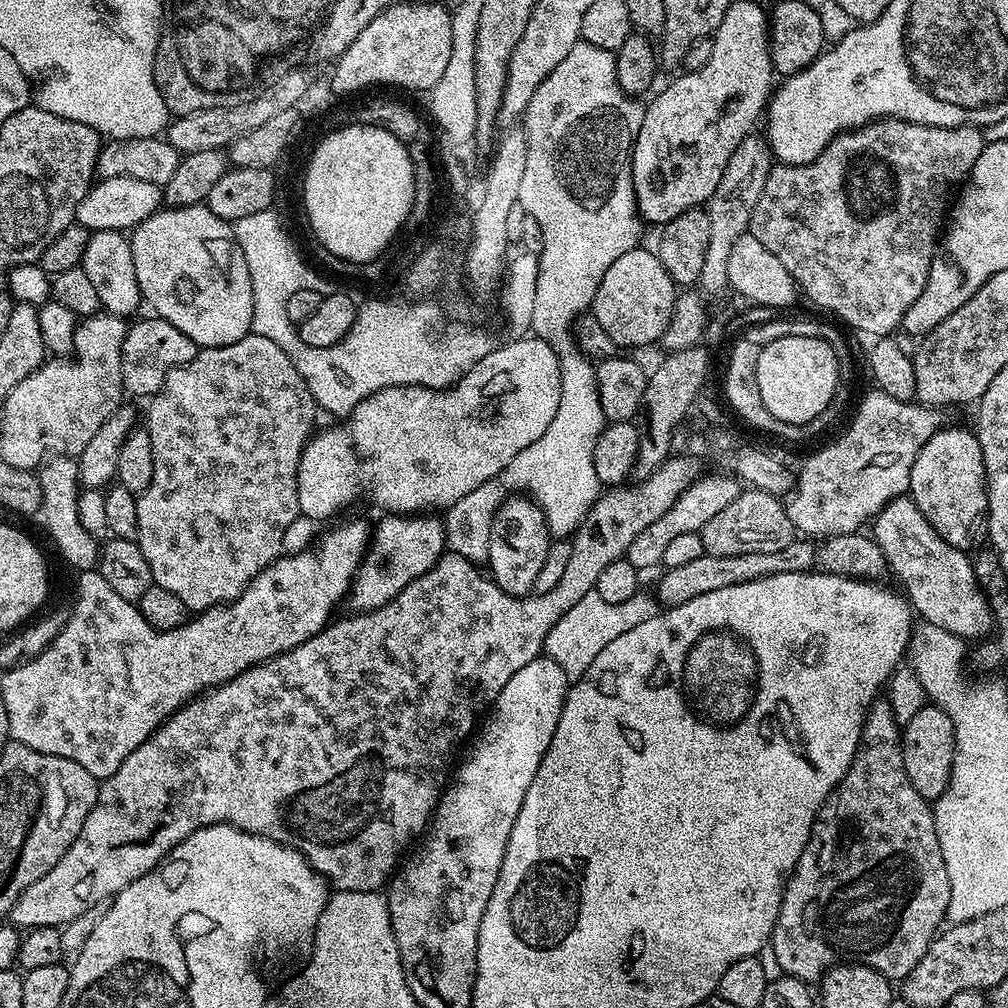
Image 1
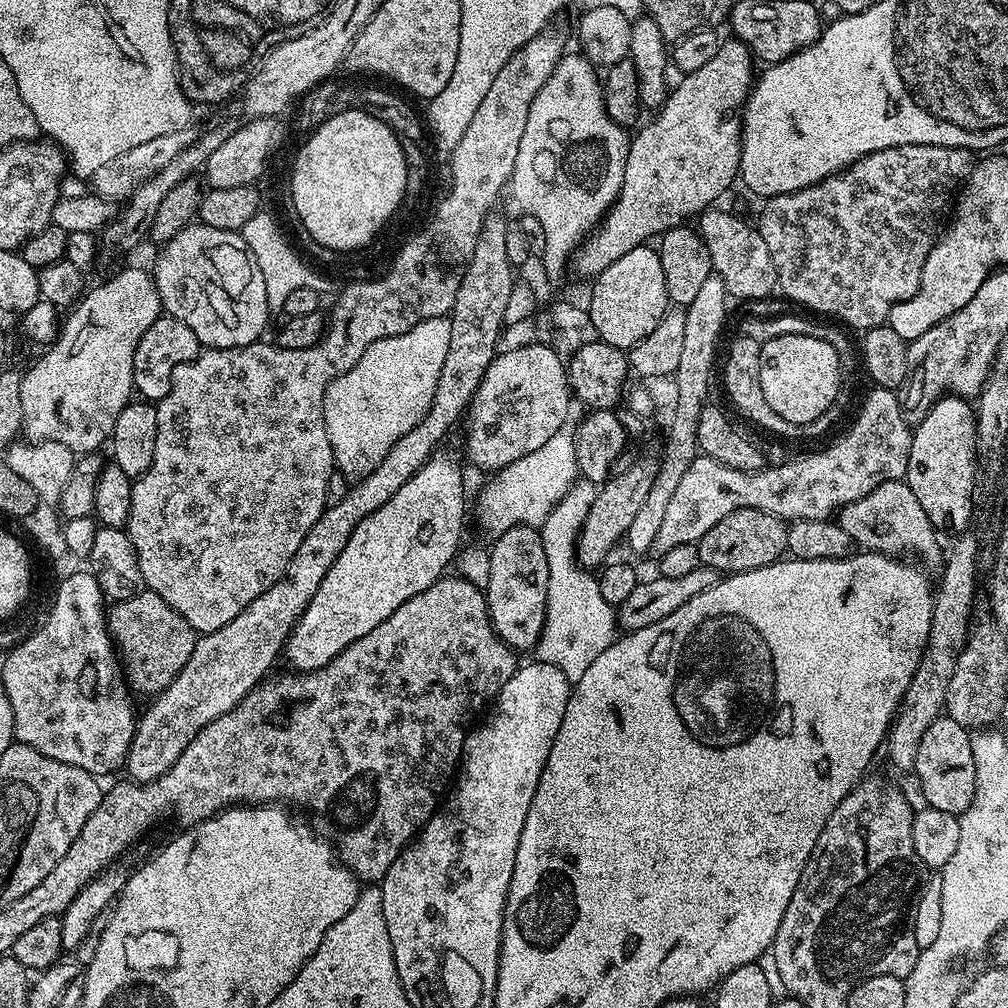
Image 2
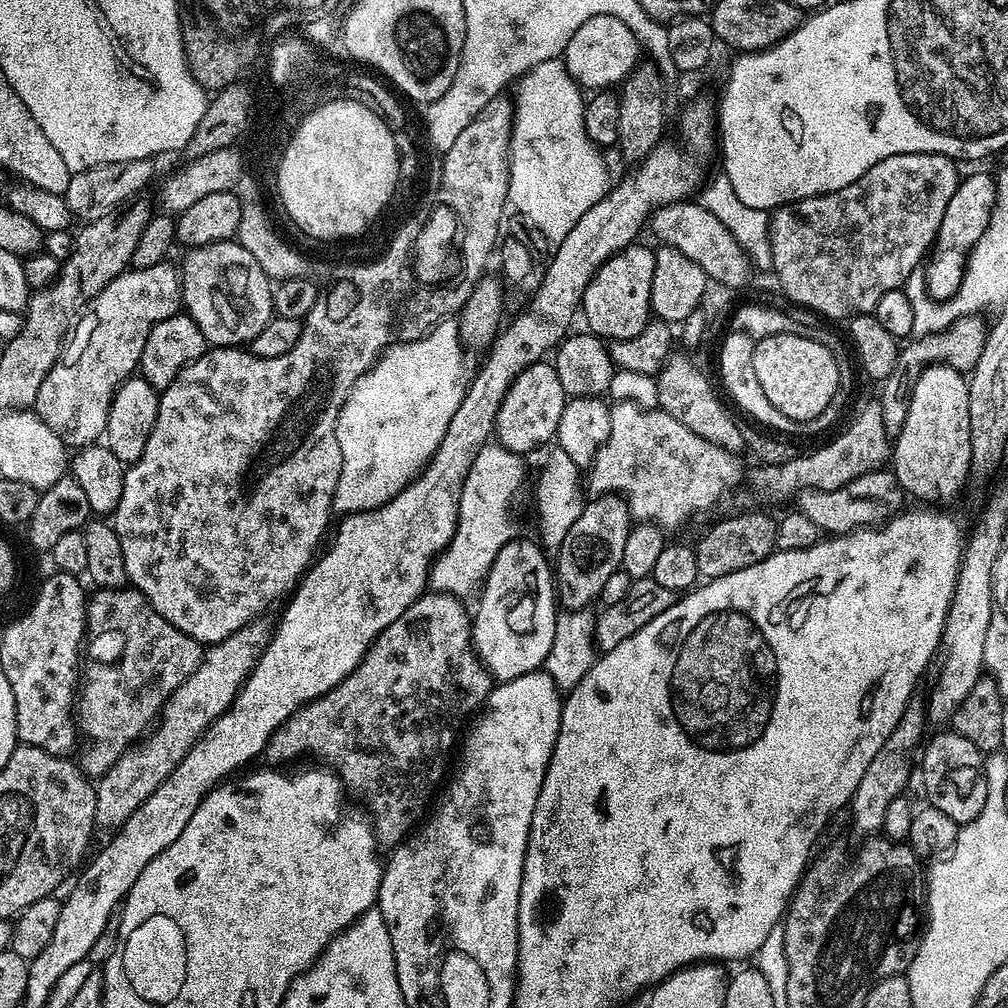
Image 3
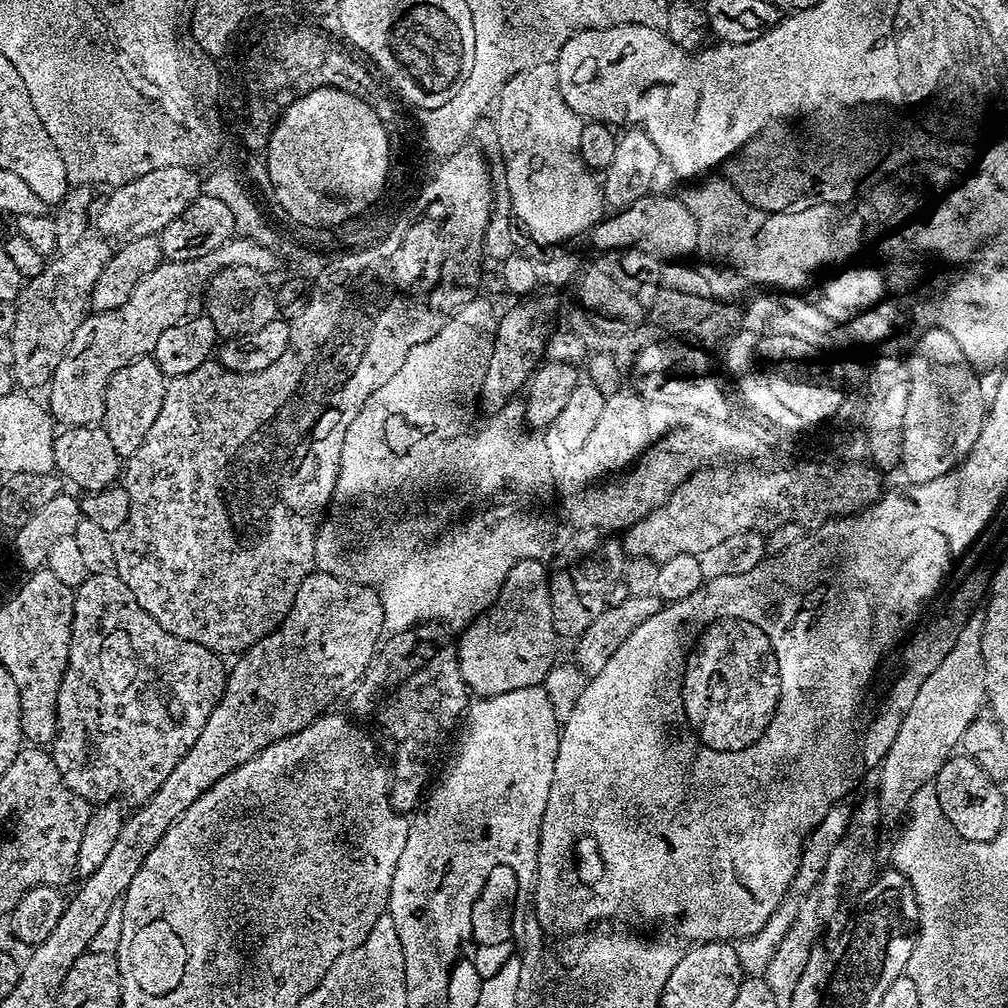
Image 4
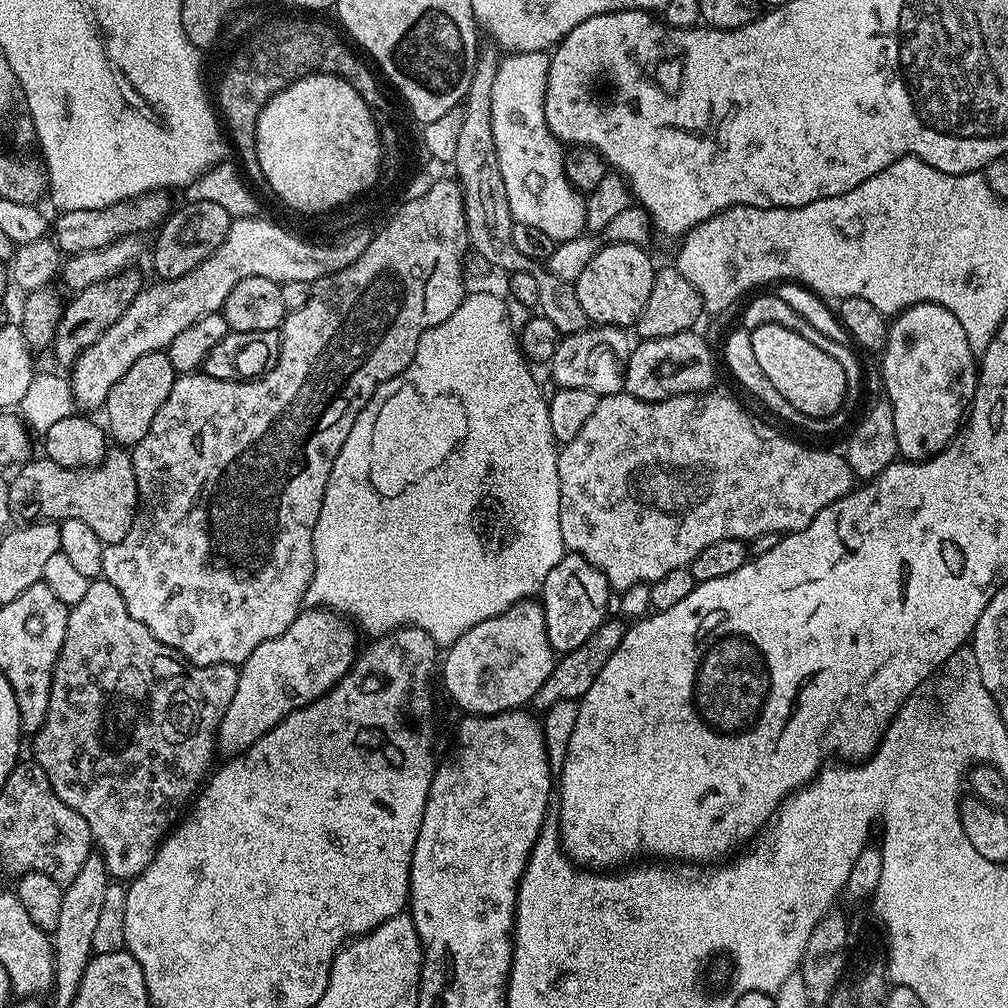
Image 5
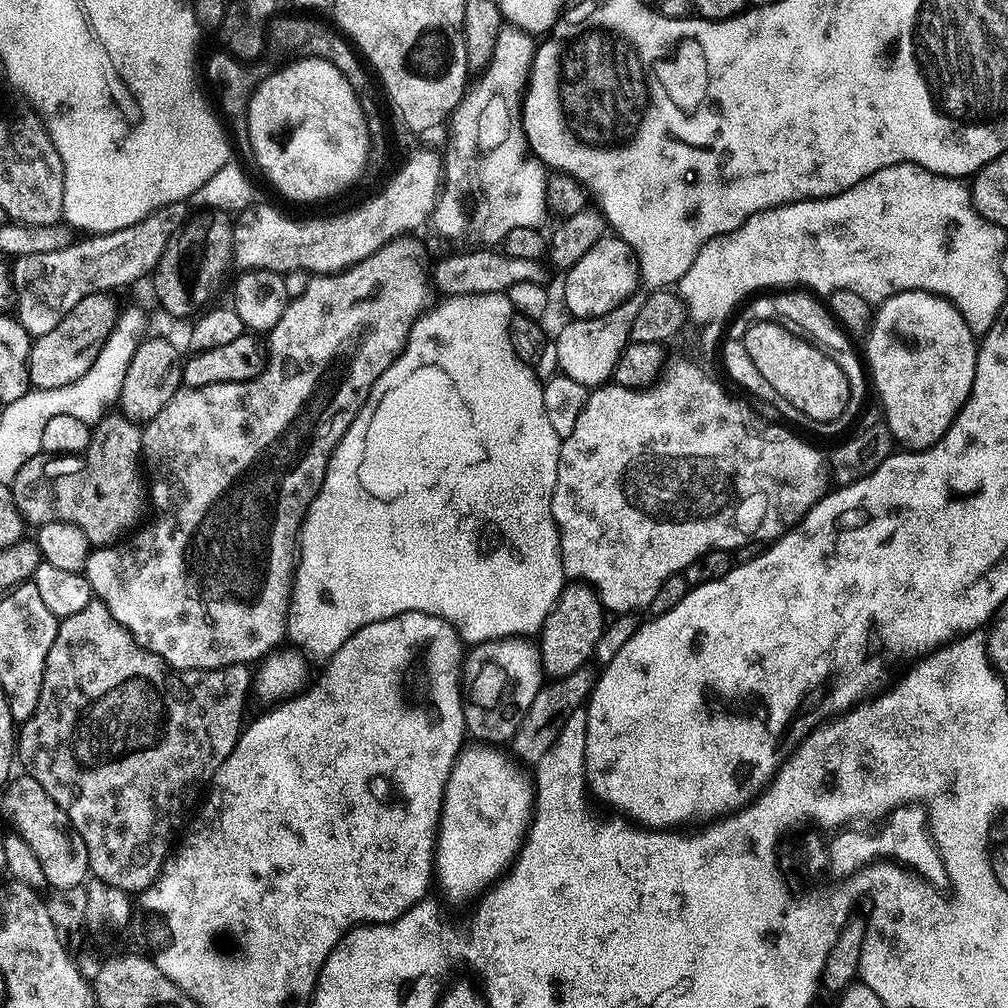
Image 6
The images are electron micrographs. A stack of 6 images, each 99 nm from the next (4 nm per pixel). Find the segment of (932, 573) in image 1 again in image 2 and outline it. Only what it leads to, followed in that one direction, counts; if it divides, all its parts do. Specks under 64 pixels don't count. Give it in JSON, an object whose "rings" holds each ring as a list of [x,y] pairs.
{"rings":[[[891,480],[874,486],[870,494],[840,509],[838,523],[842,530],[846,530],[846,534],[850,534],[853,545],[861,549],[897,558],[908,554],[904,552],[913,552],[917,561],[925,560],[920,561],[925,565],[941,563],[942,540],[938,530],[932,525],[930,518],[926,518],[926,510],[922,510],[918,498],[914,498],[914,490],[910,490],[904,480]]]}

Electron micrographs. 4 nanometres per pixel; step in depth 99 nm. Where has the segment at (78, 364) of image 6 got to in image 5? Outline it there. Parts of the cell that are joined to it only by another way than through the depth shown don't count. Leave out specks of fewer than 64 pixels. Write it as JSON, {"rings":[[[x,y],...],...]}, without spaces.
{"rings":[[[131,267],[102,282],[94,282],[94,286],[86,286],[71,297],[72,301],[64,304],[64,312],[55,328],[55,338],[50,349],[60,363],[65,366],[75,364],[86,349],[94,346],[94,342],[98,342],[98,338],[102,338],[102,334],[106,334],[106,330],[110,330],[110,326],[122,318],[122,314],[126,314],[130,302],[138,298],[141,288],[146,284],[146,280],[136,271],[135,267]]]}

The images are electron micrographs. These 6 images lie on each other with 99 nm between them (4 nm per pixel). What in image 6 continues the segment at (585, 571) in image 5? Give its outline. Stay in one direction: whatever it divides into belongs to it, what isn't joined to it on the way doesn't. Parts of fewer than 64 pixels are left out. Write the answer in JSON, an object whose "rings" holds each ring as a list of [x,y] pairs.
{"rings":[[[583,582],[565,583],[556,605],[550,610],[543,628],[538,633],[540,661],[549,677],[559,678],[574,674],[585,667],[596,655],[598,638],[606,627],[606,609],[596,595],[595,588]]]}

